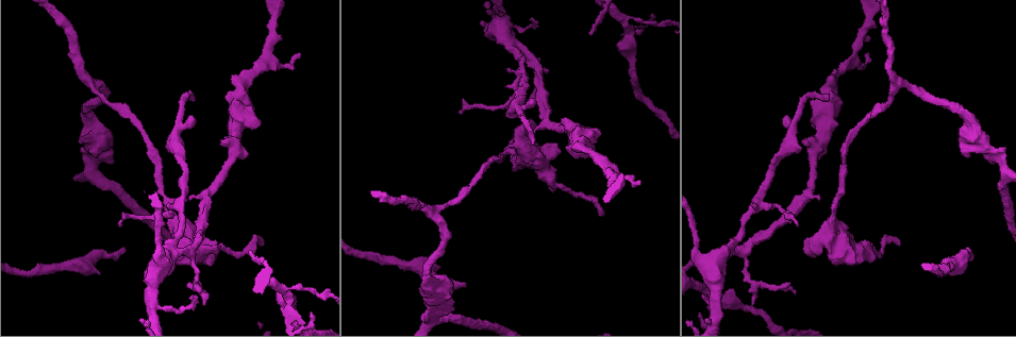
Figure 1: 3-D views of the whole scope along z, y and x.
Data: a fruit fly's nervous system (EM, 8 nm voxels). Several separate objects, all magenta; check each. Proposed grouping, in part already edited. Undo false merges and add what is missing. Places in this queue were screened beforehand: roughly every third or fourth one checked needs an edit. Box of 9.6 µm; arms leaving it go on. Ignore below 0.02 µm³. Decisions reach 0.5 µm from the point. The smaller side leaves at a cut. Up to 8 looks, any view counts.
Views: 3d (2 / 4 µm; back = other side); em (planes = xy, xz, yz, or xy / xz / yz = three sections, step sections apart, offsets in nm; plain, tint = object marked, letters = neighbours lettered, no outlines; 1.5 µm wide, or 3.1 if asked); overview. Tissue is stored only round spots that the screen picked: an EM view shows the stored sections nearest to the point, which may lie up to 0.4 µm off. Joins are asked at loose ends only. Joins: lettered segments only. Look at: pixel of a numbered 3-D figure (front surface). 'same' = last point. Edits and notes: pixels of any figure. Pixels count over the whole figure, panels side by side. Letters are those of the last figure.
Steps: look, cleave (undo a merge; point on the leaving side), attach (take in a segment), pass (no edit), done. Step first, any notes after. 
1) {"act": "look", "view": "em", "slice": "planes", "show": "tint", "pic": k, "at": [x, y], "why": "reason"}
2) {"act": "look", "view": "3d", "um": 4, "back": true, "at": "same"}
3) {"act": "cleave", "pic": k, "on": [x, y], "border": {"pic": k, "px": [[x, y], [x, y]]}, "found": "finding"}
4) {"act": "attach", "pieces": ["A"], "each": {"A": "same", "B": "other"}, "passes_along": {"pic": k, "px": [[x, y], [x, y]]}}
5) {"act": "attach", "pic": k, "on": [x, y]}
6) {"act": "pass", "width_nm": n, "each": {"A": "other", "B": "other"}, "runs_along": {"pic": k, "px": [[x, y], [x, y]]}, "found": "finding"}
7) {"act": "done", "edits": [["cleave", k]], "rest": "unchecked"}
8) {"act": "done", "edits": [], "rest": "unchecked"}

{"act": "look", "view": "em", "slice": "planes", "show": "letters", "pic": 1, "at": [465, 282], "why": "branch stops here"}

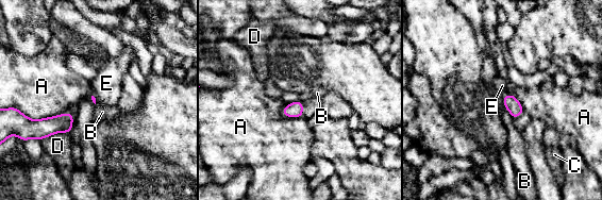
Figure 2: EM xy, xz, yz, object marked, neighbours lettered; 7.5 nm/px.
{"act": "attach", "pieces": ["E"], "longest_contact_nm": ["A", 280], "each": {"A": "other", "B": "other", "C": "other", "D": "other", "E": "same"}, "found": "the neuron continues"}

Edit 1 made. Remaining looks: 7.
{"act": "look", "view": "em", "slice": "planes", "show": "letters", "pic": 1, "at": [298, 54], "why": "thin end"}

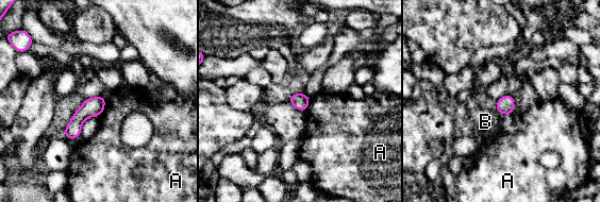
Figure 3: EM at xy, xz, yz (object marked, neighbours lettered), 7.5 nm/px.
{"act": "pass", "each": {"A": "other", "B": "other"}, "border": {"pic": 3, "px": [[105, 97], [105, 105], [99, 116]]}, "found": "no lettered segment goes on from it"}

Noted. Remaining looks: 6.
{"act": "look", "view": "3d", "um": 2, "pic": 1, "at": [248, 254], "why": "thin end"}

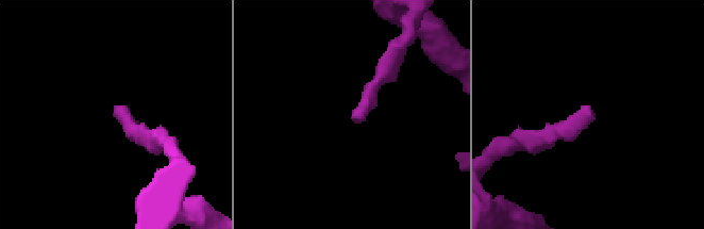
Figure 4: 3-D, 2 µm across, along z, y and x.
{"act": "look", "view": "em", "slice": "xz", "step": 8, "show": "tint", "pic": 4, "at": [354, 118]}

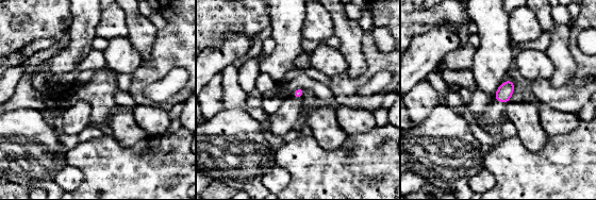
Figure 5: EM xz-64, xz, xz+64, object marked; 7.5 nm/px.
{"act": "look", "view": "em", "slice": "planes", "show": "letters", "at": "same"}

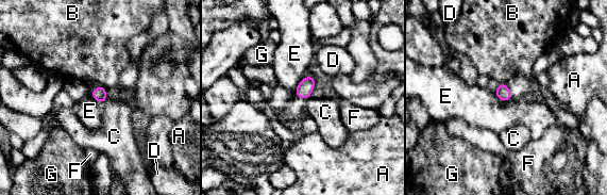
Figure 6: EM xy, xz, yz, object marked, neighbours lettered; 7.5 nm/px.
{"act": "pass", "longest_contact_nm": ["E", 160], "each": {"A": "other", "B": "other", "C": "other", "D": "other", "E": "other", "F": "other", "G": "other"}, "border": {"pic": 6, "px": [[493, 92], [501, 100], [512, 99]]}, "found": "no lettered segment goes on from it"}

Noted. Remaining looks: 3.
{"act": "done", "edits": [["attach", 2]], "rest": "unchecked"}

